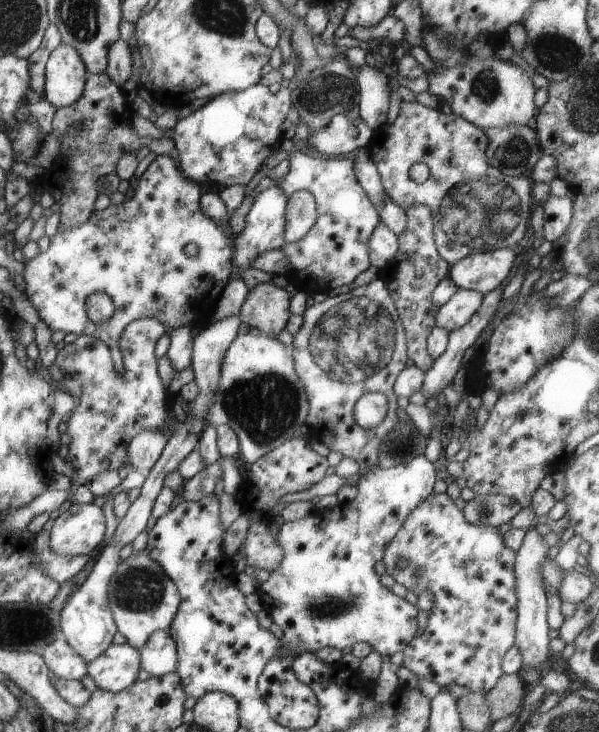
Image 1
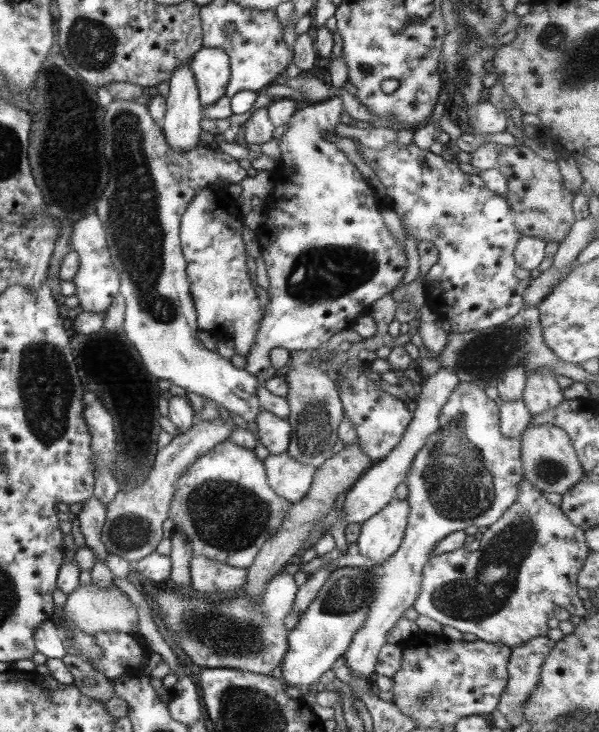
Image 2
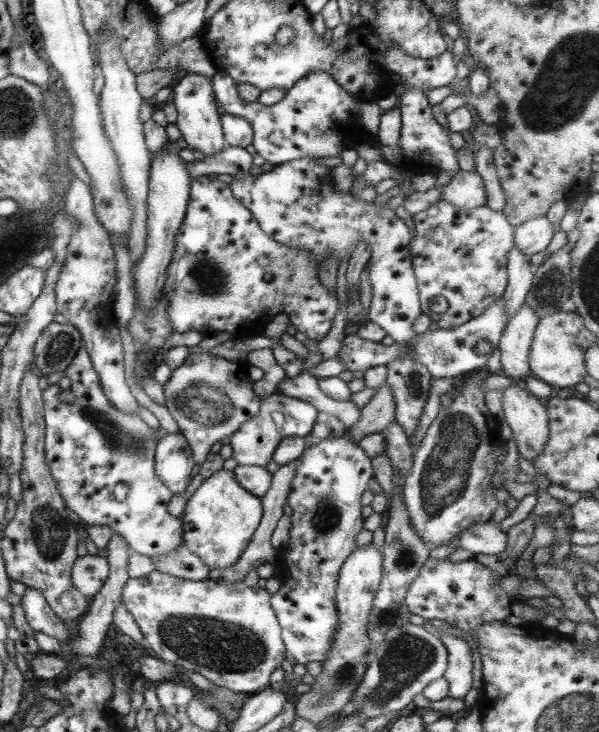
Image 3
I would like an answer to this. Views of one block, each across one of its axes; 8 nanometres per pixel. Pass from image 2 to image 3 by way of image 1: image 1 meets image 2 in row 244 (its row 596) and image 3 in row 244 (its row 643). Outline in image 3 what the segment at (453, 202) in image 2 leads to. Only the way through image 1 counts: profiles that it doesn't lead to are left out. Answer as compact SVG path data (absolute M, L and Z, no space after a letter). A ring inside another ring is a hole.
M439 200L434 207L417 213L410 220L413 221L414 232L409 238L409 255L418 290L420 313L435 322L439 329L444 330L458 328L479 317L499 299L506 287L505 264L507 252L514 244L514 227L507 222L504 211L493 211L487 205L467 210ZM433 296L443 296L449 305L442 315L434 315L429 310L429 299Z

